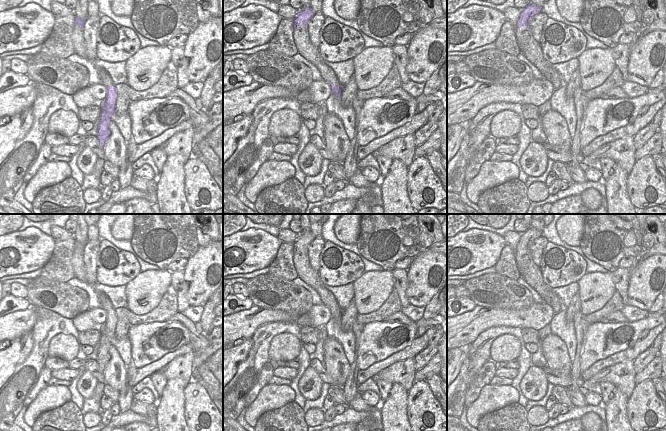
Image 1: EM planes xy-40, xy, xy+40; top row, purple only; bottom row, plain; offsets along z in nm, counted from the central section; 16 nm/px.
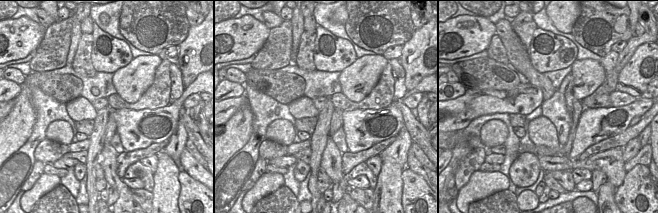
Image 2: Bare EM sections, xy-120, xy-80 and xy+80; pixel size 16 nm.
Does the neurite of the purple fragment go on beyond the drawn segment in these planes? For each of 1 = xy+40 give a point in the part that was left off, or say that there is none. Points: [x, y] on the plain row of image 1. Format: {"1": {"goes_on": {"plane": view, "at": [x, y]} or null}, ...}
{"1": {"goes_on": null}}

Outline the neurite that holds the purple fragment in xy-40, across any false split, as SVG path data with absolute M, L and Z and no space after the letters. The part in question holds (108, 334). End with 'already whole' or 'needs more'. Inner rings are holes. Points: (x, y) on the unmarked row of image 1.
M108 309L106 312L107 319L100 338L97 356L97 363L101 372L104 371L105 366L111 358L109 348L112 345L112 339L115 337L116 325L118 322L115 309Z | already whole

